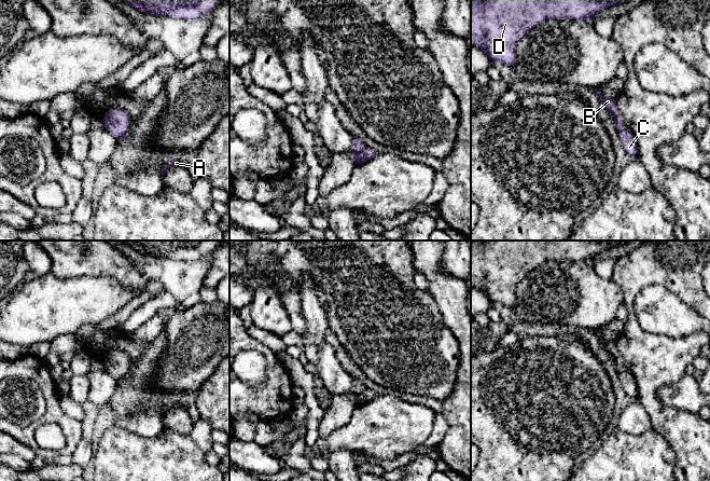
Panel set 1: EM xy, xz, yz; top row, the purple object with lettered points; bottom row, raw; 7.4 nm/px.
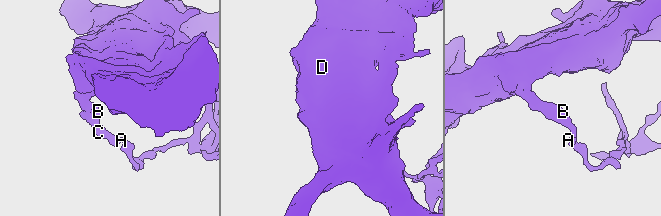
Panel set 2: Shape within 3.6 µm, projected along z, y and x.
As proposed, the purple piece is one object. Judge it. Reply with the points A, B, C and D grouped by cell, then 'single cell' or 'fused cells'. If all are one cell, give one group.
A C / B D | fused cells

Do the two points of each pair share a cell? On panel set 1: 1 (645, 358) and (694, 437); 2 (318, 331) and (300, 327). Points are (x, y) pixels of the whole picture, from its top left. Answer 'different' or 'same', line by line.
1: same
2: different

